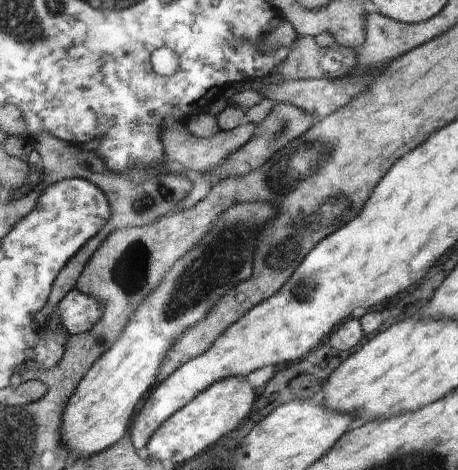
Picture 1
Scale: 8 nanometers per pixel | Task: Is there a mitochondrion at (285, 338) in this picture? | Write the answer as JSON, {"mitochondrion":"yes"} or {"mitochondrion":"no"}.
{"mitochondrion":"no"}

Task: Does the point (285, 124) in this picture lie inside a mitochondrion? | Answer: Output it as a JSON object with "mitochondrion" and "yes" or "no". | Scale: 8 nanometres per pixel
{"mitochondrion":"yes"}

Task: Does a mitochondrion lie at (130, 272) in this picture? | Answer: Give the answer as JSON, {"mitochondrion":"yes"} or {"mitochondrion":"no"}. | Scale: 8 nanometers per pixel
{"mitochondrion":"yes"}

